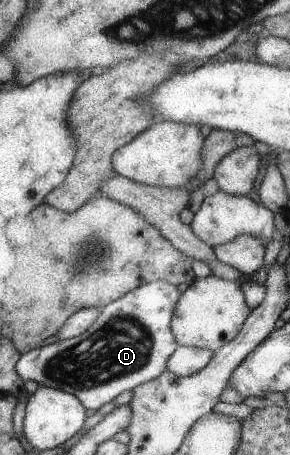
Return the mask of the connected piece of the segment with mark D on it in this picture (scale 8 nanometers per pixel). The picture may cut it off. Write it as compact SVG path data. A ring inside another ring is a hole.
M150 281L140 285L125 296L99 307L99 315L79 335L43 347L31 348L23 353L21 359L17 361L19 377L24 381L35 381L38 385L74 394L85 408L97 411L103 403L115 399L122 391L137 388L139 384L166 371L167 360L179 346L174 333L171 333L170 322L179 296L176 287L164 281Z

